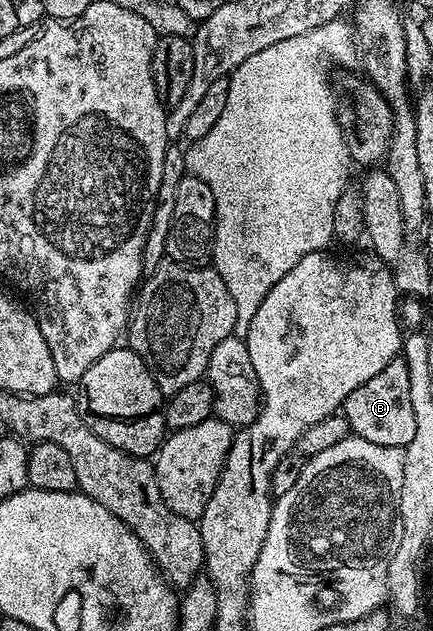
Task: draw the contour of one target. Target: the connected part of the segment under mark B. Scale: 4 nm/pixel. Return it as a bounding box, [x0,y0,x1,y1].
[344,359,416,447]

